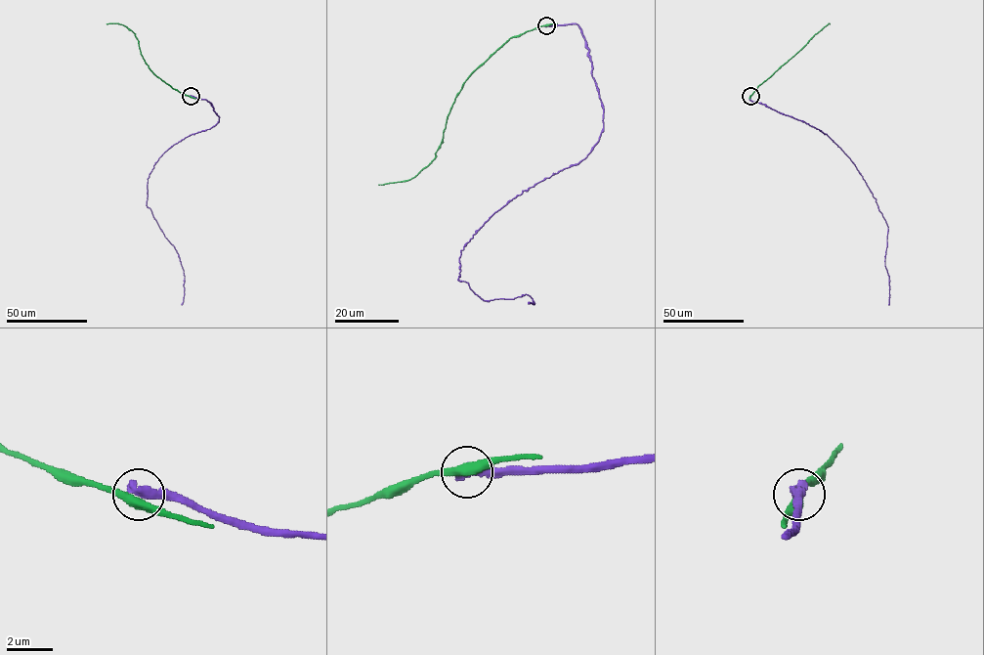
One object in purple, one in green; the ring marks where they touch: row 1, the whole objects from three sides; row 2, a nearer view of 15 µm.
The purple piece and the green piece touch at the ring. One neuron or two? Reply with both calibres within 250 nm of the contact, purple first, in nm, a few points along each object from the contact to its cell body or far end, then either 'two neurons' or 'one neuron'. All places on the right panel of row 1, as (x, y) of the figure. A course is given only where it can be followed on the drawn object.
calibres 480 and 400 nm; course purple (750, 96), (751, 101), (802, 120), (826, 134), (855, 165), (887, 226), (885, 266), (889, 276), (888, 305); course green (750, 96), (830, 23); two neurons

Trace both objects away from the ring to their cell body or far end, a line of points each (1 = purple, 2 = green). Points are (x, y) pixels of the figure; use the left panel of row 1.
1: (191, 96), (210, 103), (219, 120), (167, 150), (147, 186), (147, 205), (184, 271), (181, 305)
2: (191, 96), (173, 88), (149, 68), (135, 33), (122, 24), (106, 23)

